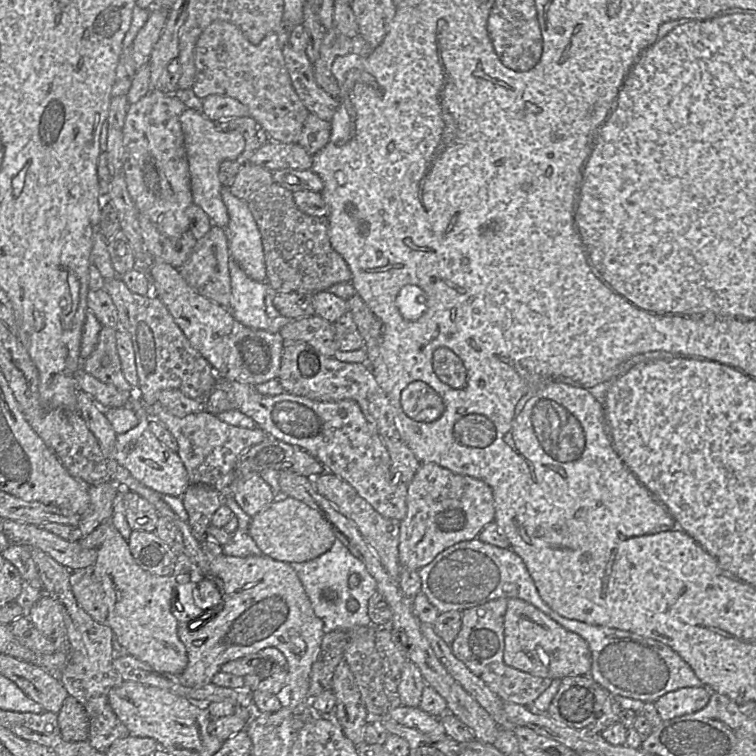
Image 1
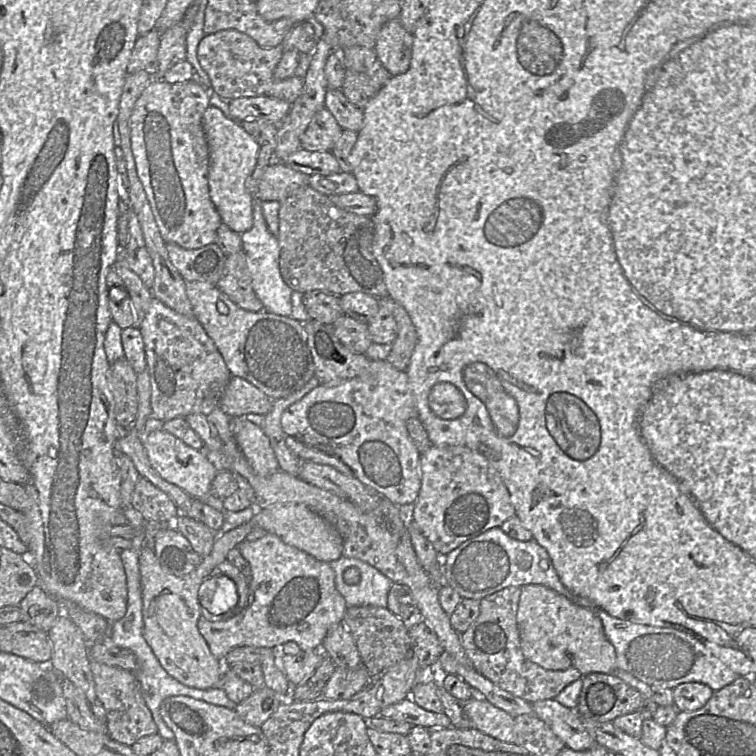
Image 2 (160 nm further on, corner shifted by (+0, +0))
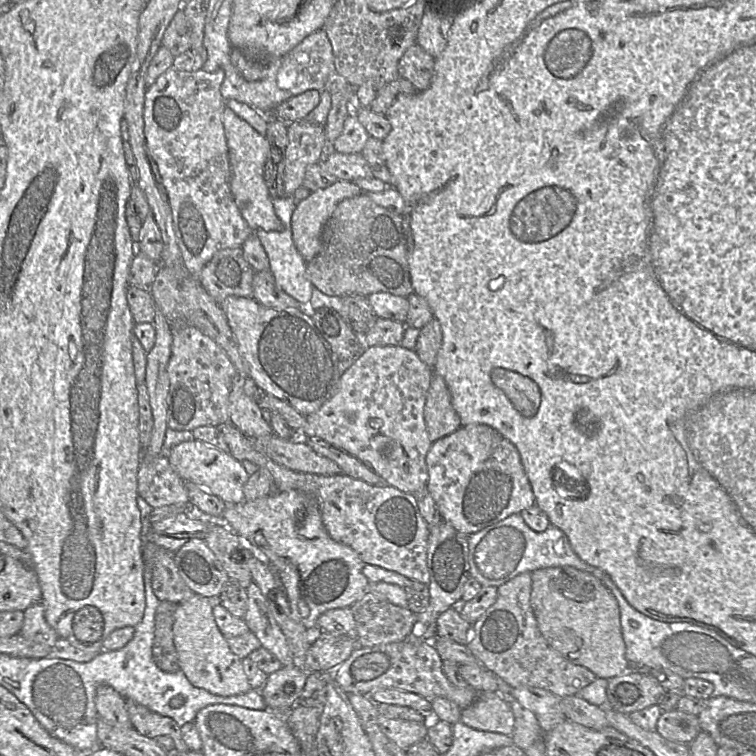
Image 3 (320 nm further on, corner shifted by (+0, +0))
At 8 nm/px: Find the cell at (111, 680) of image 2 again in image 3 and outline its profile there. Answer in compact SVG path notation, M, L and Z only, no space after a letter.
M125 699L125 705L137 732L149 738L168 735L174 740L176 751L189 751L181 738L181 727L172 718L157 714L131 699Z

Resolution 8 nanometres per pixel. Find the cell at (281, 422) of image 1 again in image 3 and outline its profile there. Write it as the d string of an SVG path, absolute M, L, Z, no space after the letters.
M401 345L372 346L369 348L364 348L354 364L341 375L338 388L334 395L328 401L326 401L318 411L306 417L305 434L301 439L306 441L308 444L310 440L326 441L367 464L384 480L385 485L395 487L403 492L415 494L417 491L426 487L428 482L426 456L431 448L432 441L429 437L425 424L424 408L433 374L432 367L425 364L419 358L414 349L406 349Z

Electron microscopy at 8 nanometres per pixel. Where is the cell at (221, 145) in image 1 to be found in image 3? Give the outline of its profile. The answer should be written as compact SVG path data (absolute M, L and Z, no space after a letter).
M229 107L223 111L222 122L230 161L230 190L242 217L253 230L282 230L282 224L273 208L273 198L264 181L265 163L269 154L267 139Z

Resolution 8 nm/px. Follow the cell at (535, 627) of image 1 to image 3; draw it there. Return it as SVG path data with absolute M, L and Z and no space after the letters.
M573 567L542 568L532 572L531 576L531 607L541 634L553 649L572 663L586 667L597 678L611 679L629 671L618 602L599 578Z

